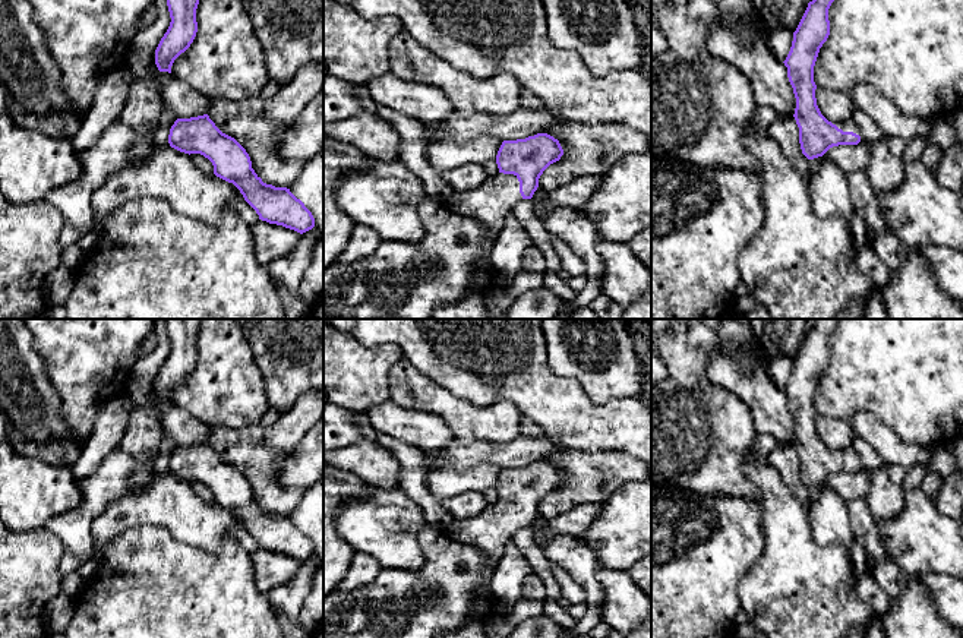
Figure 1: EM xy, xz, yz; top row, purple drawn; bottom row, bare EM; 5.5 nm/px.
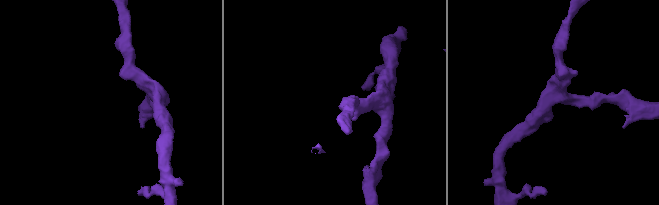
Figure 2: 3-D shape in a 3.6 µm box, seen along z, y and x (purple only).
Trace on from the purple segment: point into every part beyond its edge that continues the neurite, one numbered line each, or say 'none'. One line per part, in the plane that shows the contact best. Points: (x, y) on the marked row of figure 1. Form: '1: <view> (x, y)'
1: xz (489, 204)

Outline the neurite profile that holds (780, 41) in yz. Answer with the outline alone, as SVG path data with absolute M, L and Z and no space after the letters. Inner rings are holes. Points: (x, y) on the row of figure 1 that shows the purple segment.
M779 25L770 35L770 47L779 61L784 61L793 41L793 31L783 25Z

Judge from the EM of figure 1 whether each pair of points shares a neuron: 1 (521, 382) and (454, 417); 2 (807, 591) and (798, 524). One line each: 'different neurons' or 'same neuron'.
1: different neurons
2: same neuron

